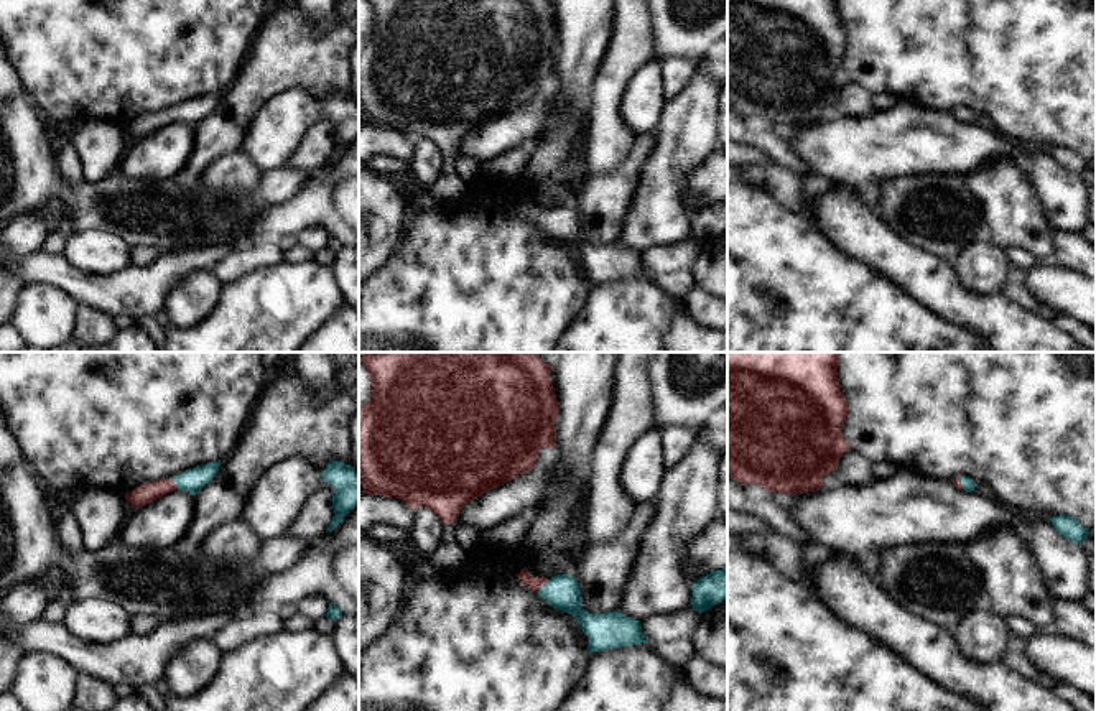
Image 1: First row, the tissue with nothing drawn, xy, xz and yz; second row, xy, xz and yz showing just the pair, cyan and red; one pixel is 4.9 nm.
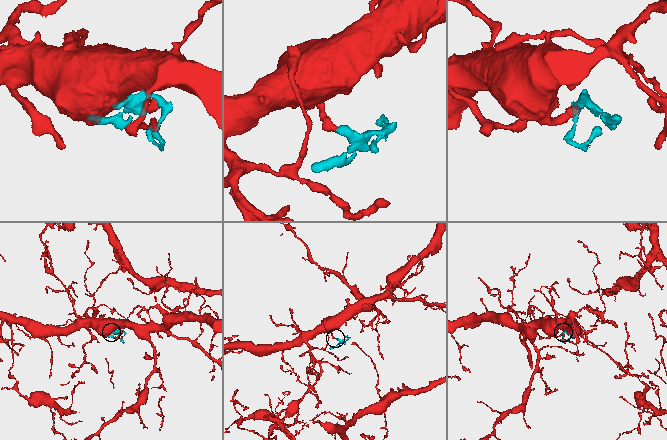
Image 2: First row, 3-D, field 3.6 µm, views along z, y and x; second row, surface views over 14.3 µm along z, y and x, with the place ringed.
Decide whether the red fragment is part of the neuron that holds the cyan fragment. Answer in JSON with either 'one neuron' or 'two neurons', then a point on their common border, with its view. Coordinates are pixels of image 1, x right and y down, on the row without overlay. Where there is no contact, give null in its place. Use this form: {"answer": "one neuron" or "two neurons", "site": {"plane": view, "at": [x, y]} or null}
{"answer": "one neuron", "site": {"plane": "xz", "at": [543, 218]}}

